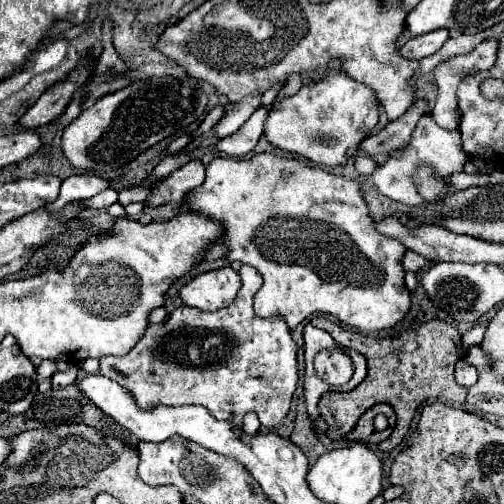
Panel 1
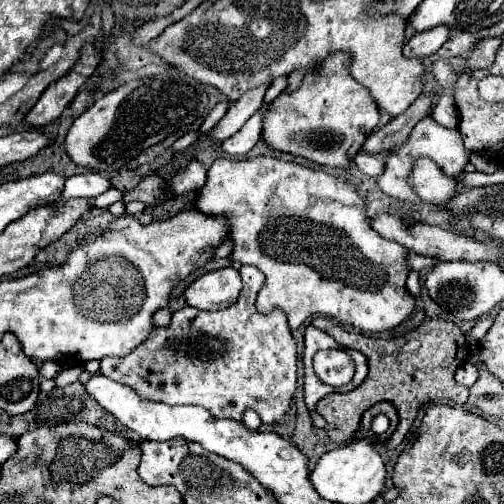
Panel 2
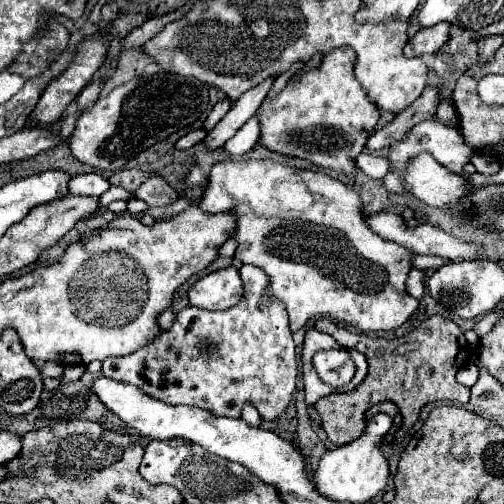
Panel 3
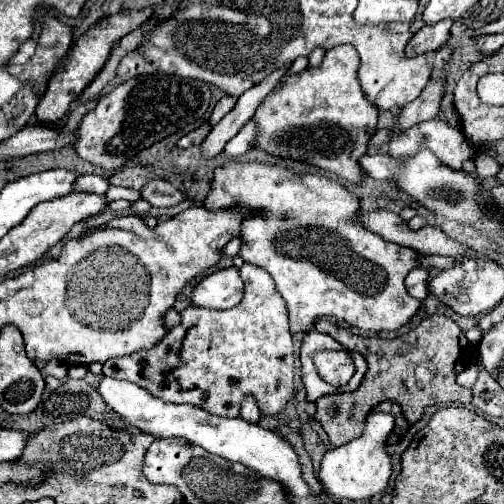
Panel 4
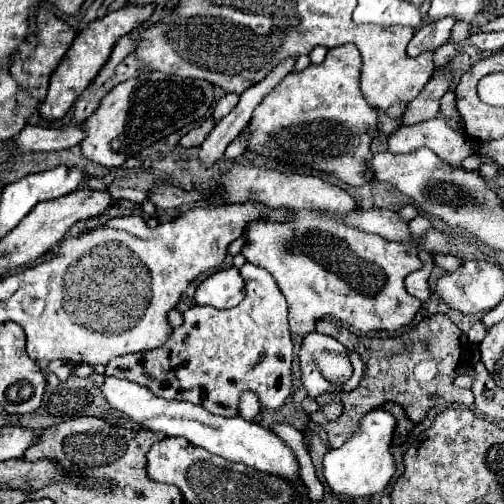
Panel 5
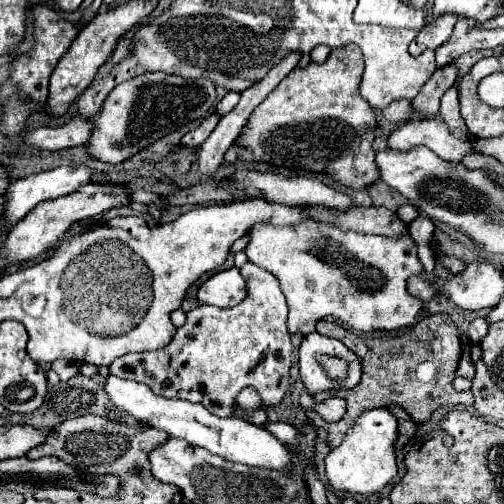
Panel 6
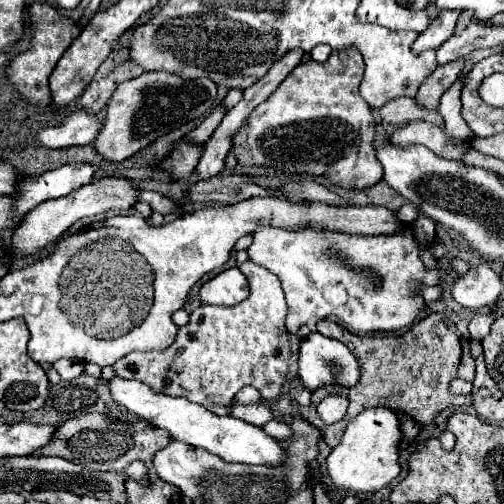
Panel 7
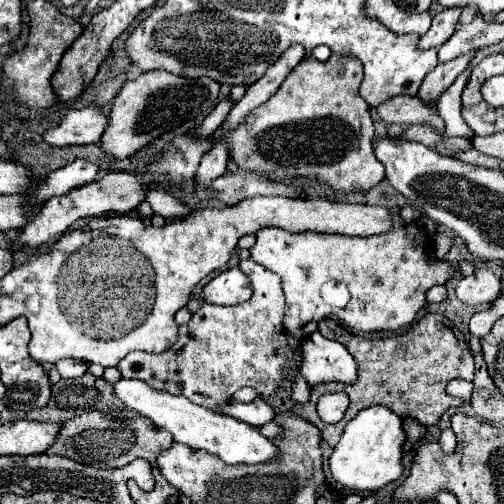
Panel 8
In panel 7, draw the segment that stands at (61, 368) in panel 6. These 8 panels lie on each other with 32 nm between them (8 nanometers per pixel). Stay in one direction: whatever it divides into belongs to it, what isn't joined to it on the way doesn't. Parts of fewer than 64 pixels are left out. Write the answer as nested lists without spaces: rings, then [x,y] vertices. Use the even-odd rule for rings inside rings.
[[[58,360],[58,362],[54,362],[54,368],[62,376],[62,380],[68,380],[68,378],[80,376],[86,366],[82,362],[76,362],[76,360]]]

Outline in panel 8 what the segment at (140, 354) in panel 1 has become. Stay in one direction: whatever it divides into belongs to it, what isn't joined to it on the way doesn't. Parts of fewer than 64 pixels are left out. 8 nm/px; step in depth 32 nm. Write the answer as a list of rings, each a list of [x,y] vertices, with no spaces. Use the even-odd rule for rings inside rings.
[[[240,260],[240,270],[254,278],[254,296],[248,302],[236,306],[204,304],[188,324],[180,326],[176,344],[164,354],[130,352],[118,364],[122,378],[136,378],[156,390],[186,394],[190,402],[214,412],[242,386],[252,386],[262,398],[268,398],[278,388],[288,358],[282,324],[284,292],[280,278],[254,260]]]

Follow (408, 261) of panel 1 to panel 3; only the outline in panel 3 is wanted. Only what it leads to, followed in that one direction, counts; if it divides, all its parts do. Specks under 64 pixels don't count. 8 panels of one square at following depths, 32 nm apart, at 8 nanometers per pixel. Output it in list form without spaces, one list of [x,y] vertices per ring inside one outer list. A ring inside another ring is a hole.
[[[414,256],[412,264],[414,268],[420,268],[420,270],[428,270],[428,268],[440,268],[444,264],[448,264],[450,260],[444,260],[444,258],[436,258],[436,256]]]

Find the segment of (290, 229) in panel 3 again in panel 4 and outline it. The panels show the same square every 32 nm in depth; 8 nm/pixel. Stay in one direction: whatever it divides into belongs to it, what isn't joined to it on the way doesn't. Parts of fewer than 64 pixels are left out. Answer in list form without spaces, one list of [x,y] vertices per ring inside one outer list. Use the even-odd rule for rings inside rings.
[[[230,162],[216,168],[212,190],[204,200],[204,206],[208,210],[230,206],[252,206],[256,210],[256,214],[248,216],[242,224],[240,256],[244,262],[268,270],[274,278],[276,290],[288,304],[292,334],[312,330],[314,320],[322,316],[336,318],[360,330],[398,330],[408,324],[420,308],[420,300],[412,298],[404,288],[408,272],[420,266],[418,254],[412,248],[386,242],[378,234],[358,226],[354,220],[358,214],[358,198],[338,182],[320,174],[294,174],[292,170],[284,170],[274,164]]]

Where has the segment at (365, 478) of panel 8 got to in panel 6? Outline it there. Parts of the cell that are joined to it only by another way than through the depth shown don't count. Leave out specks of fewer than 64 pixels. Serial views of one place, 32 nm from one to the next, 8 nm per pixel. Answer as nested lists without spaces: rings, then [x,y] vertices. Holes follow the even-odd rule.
[[[388,408],[366,410],[356,418],[352,428],[346,432],[342,444],[326,456],[326,476],[336,490],[348,494],[374,494],[380,492],[396,474],[396,452],[394,442],[398,438],[398,422]]]

